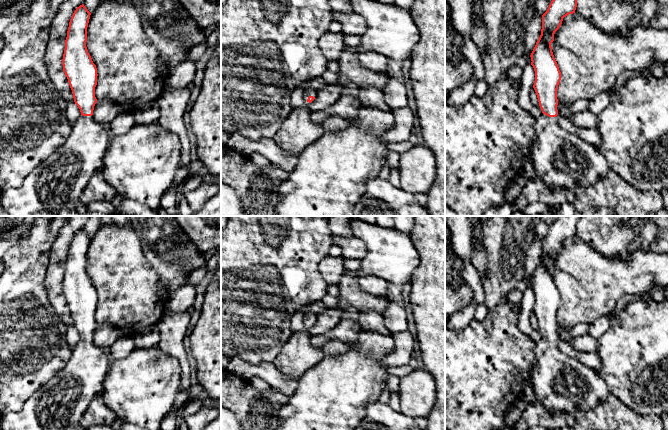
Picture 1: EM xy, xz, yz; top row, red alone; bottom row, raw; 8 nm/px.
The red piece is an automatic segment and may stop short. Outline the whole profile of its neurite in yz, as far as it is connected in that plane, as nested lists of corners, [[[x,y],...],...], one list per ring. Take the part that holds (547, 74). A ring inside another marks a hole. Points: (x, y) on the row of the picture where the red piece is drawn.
[[[552,0],[542,15],[541,35],[530,55],[535,71],[533,88],[542,115],[535,119],[532,148],[535,179],[552,189],[587,187],[597,183],[610,170],[606,159],[594,146],[562,129],[557,121],[557,89],[561,72],[551,43],[563,18],[575,13],[577,0]]]

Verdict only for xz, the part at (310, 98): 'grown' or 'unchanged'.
grown

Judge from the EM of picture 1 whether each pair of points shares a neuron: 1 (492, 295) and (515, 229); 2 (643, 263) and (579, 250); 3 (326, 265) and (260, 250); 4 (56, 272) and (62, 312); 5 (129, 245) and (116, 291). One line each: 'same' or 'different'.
1: same
2: same
3: different
4: same
5: same

